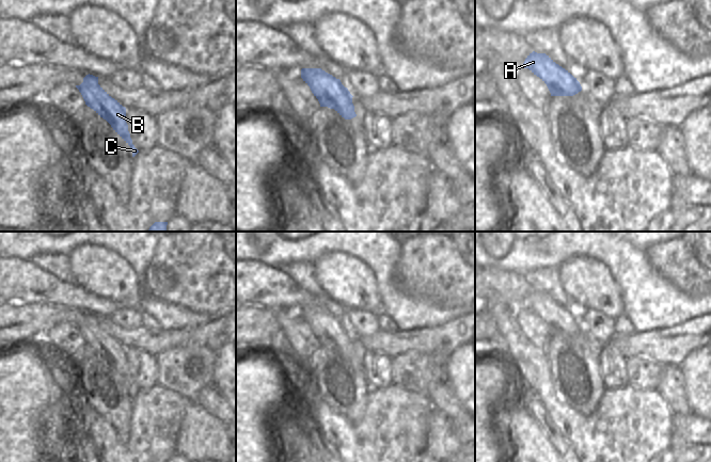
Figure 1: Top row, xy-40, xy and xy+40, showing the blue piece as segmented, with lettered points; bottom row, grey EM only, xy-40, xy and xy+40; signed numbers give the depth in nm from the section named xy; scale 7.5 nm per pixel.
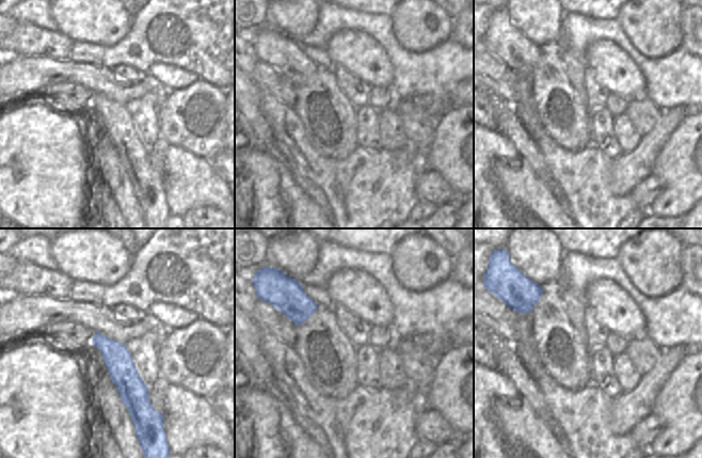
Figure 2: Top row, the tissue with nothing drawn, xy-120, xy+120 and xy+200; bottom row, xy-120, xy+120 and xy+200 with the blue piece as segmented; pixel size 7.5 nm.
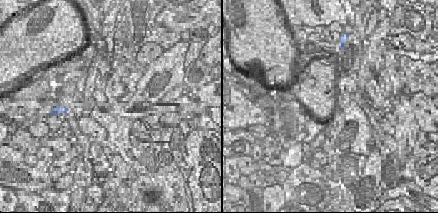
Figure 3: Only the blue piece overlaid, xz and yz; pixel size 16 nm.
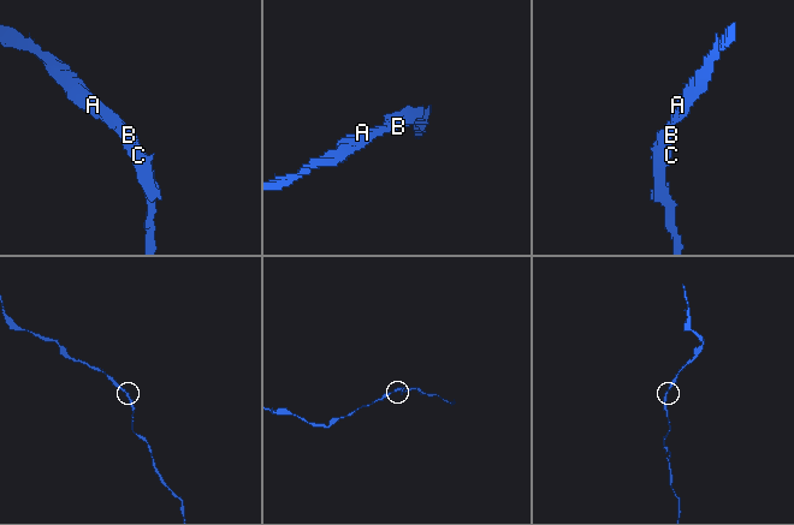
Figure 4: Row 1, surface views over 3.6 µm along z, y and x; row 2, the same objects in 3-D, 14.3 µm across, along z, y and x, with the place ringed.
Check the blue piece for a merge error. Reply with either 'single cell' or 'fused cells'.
single cell

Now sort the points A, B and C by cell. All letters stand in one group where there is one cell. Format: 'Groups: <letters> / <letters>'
Groups: A B C.

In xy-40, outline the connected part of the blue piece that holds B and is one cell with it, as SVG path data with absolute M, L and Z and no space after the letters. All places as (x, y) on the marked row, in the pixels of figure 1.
M89 74L83 78L83 82L76 87L81 93L85 105L111 125L113 130L130 146L132 157L135 157L139 150L132 144L128 131L126 108L98 84L98 77Z

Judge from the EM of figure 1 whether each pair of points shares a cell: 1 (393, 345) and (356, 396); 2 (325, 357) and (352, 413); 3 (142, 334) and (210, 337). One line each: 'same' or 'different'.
1: different
2: same
3: same

